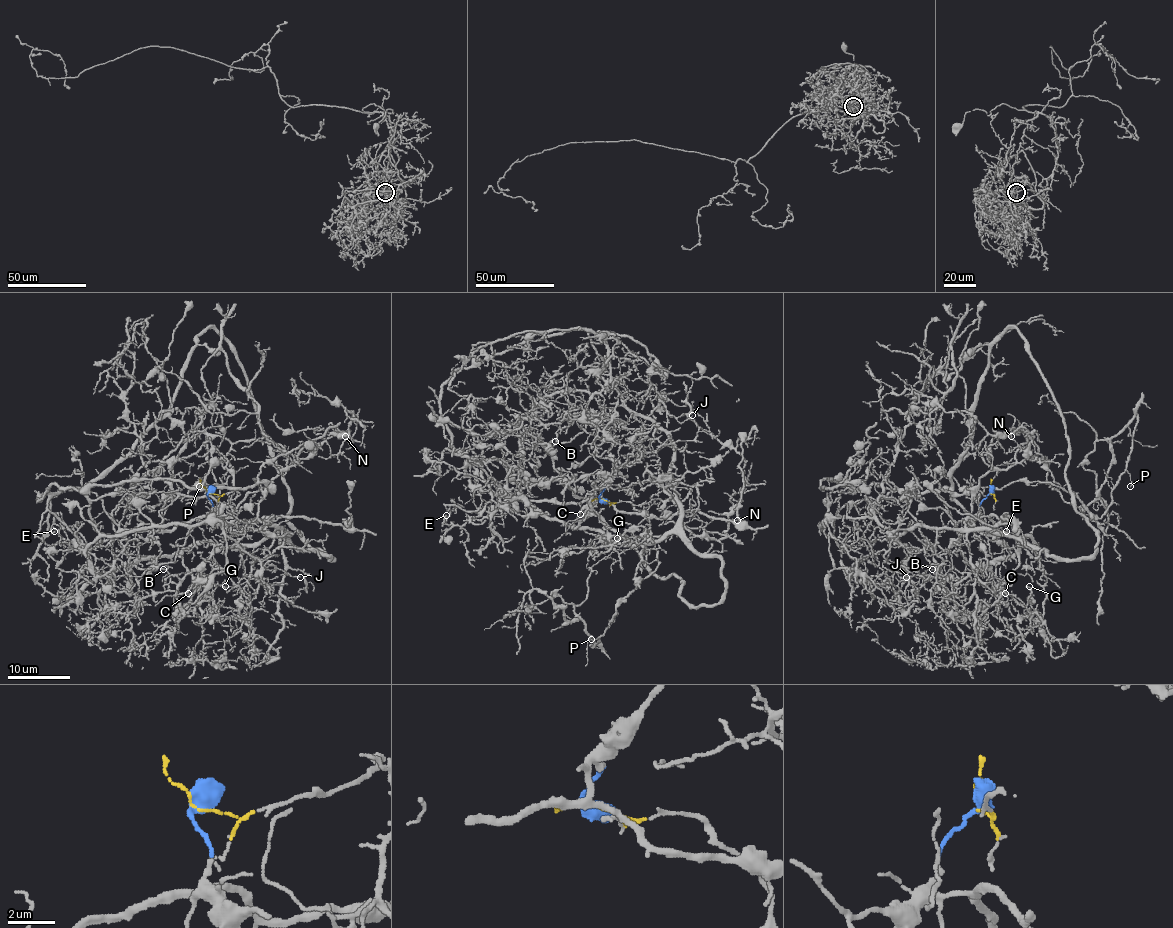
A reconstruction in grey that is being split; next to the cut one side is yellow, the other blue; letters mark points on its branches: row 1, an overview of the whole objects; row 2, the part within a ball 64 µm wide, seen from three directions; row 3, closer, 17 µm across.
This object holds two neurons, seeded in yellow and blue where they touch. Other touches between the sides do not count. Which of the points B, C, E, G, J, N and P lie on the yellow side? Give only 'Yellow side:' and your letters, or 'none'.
Yellow side: P

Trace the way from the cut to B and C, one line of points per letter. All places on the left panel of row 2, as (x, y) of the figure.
B: (208, 493), (208, 517), (121, 531), (110, 572), (288, 532), (241, 531), (178, 584), (164, 568)
C: (208, 493), (206, 517), (112, 540), (112, 573), (178, 554), (192, 576), (187, 593)

